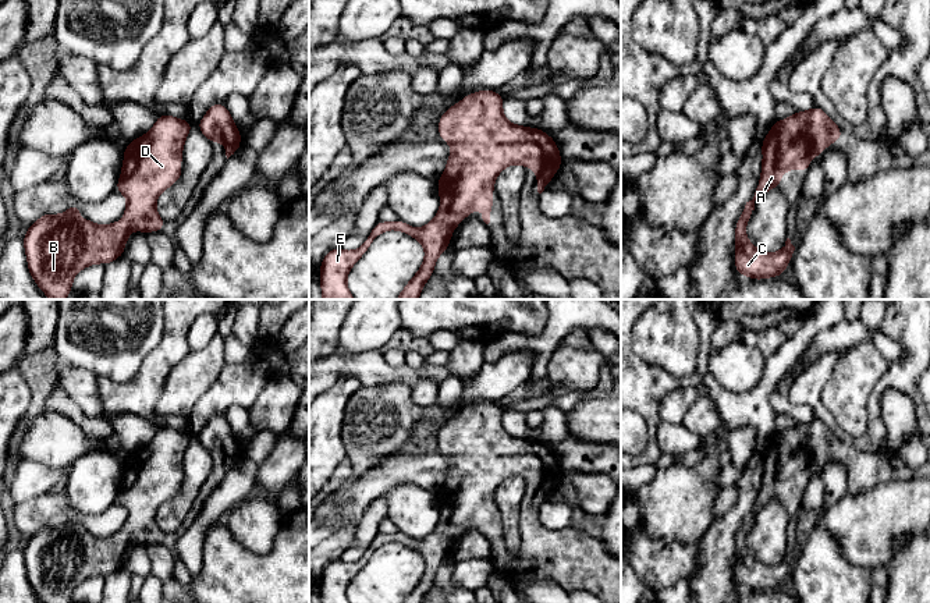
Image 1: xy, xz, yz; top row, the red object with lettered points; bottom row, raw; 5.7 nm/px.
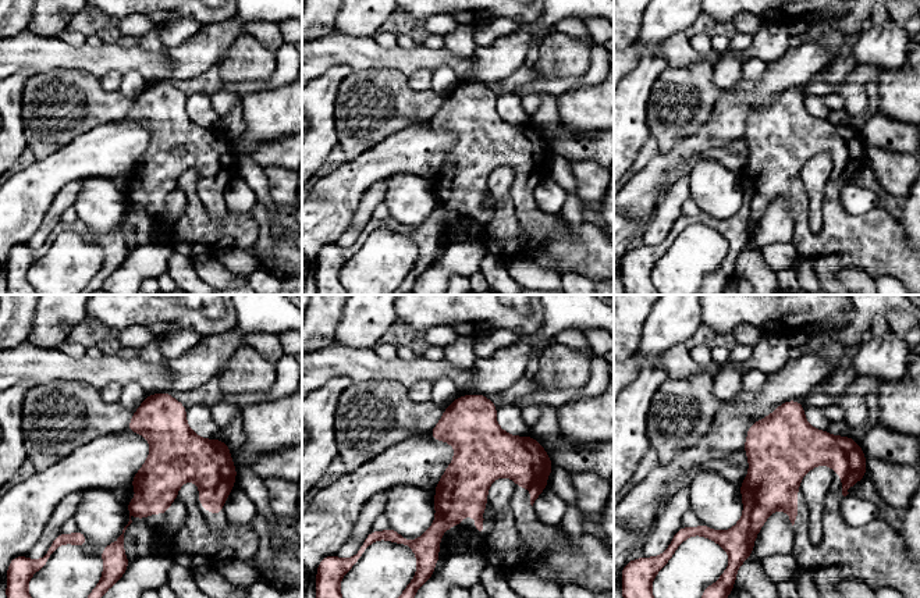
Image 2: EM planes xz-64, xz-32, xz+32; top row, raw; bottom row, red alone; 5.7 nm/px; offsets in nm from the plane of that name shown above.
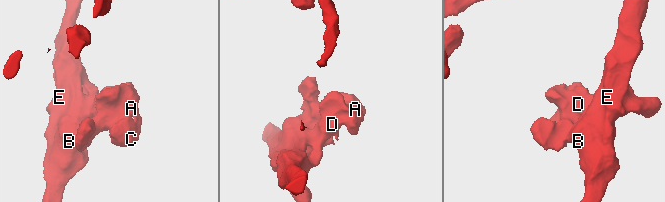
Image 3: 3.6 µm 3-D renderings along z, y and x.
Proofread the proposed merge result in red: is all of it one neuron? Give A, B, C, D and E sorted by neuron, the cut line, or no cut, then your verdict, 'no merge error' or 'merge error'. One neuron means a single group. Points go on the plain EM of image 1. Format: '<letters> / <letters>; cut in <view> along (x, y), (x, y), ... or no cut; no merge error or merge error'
A B C D E; no cut; no merge error

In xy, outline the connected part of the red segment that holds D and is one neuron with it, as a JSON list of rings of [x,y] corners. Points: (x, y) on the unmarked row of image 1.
[[[160,426],[149,444],[131,453],[124,461],[121,487],[116,497],[116,503],[128,512],[121,535],[99,538],[88,531],[75,532],[75,528],[84,526],[79,518],[71,515],[65,525],[46,525],[28,539],[22,550],[28,582],[42,603],[72,603],[72,590],[79,582],[95,575],[109,577],[124,567],[132,542],[148,546],[164,540],[166,533],[156,522],[156,512],[181,489],[182,461],[189,443],[189,432]]]

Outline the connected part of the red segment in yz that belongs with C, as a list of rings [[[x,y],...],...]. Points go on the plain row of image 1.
[[[817,416],[812,422],[795,423],[794,428],[774,433],[771,441],[762,454],[763,473],[760,493],[752,512],[746,514],[742,526],[735,536],[735,581],[739,588],[748,588],[753,592],[769,589],[781,589],[785,579],[791,575],[795,558],[787,550],[785,557],[775,565],[767,565],[750,556],[746,549],[746,535],[753,526],[755,512],[769,504],[773,499],[781,499],[781,486],[796,480],[801,485],[807,483],[813,468],[821,468],[823,462],[842,448],[841,440]]]

